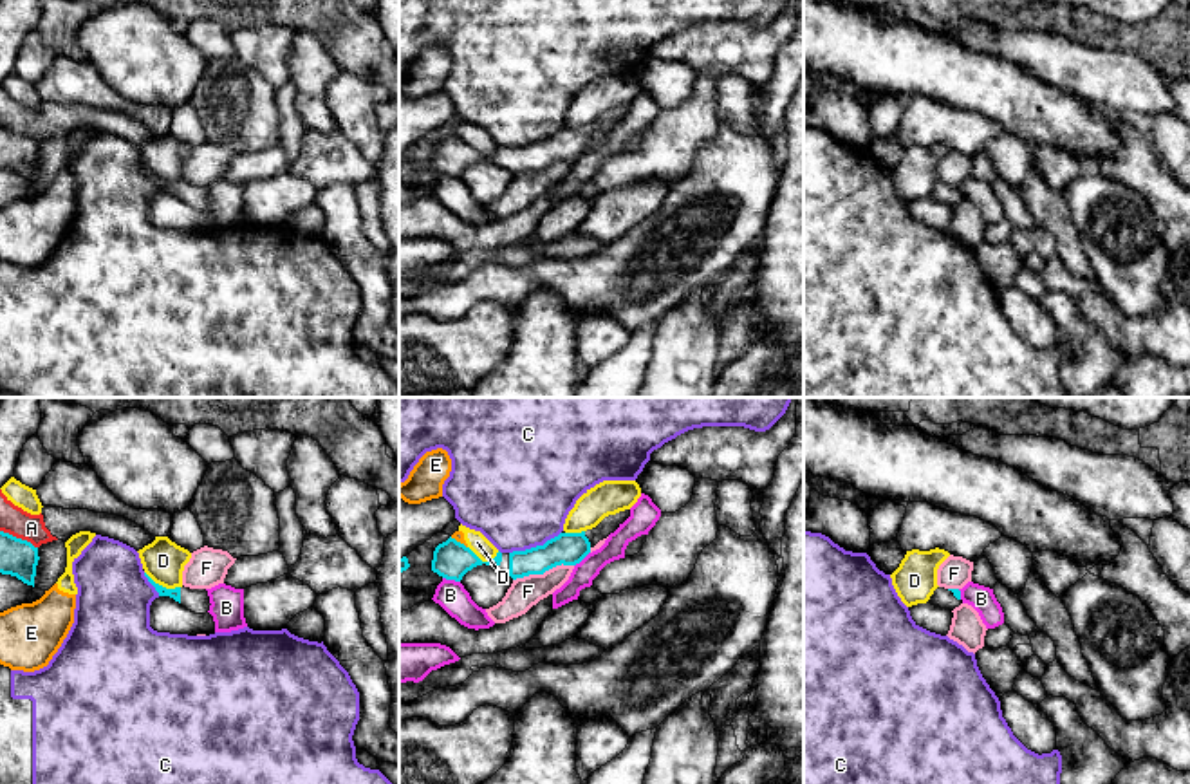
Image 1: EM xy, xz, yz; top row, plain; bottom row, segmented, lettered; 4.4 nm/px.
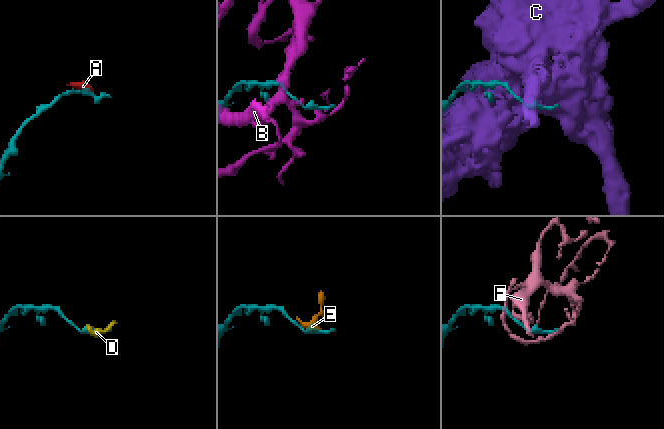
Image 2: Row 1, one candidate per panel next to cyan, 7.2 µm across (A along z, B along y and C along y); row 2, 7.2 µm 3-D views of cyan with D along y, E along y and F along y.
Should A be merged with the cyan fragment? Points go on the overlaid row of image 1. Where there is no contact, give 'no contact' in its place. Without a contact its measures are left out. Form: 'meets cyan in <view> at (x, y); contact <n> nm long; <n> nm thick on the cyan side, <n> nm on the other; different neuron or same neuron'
meets cyan in xy at (18, 539); contact 190 nm long; 160 nm thick on the cyan side, 120 nm on the other; different neuron

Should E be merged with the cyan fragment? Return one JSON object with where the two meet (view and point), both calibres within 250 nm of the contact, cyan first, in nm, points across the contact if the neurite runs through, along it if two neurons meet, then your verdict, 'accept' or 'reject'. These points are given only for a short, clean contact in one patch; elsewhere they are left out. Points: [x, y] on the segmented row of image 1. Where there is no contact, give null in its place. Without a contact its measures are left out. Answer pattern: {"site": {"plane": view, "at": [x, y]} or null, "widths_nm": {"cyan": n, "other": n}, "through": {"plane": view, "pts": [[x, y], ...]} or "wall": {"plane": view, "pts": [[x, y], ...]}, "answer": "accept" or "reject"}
{"site": {"plane": "xz", "at": [459, 542]}, "widths_nm": {"cyan": 170, "other": 50}, "wall": {"plane": "xz", "pts": [[450, 537], [466, 548]]}, "answer": "reject"}

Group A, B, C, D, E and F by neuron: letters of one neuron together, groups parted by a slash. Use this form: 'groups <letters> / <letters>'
groups A / B / C / D E / F

